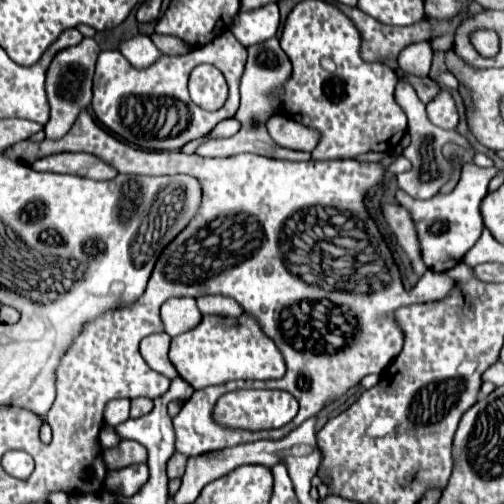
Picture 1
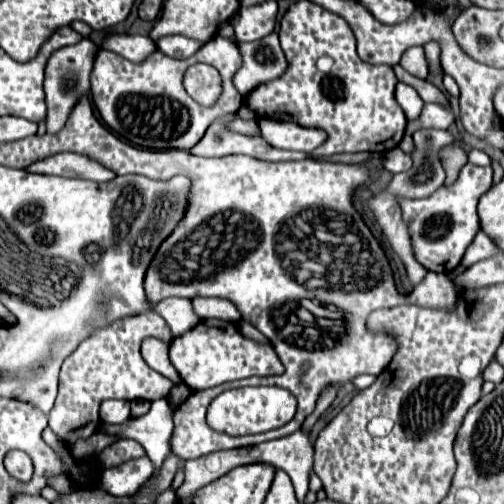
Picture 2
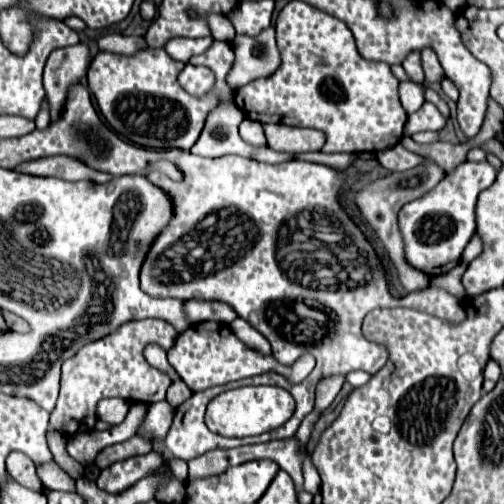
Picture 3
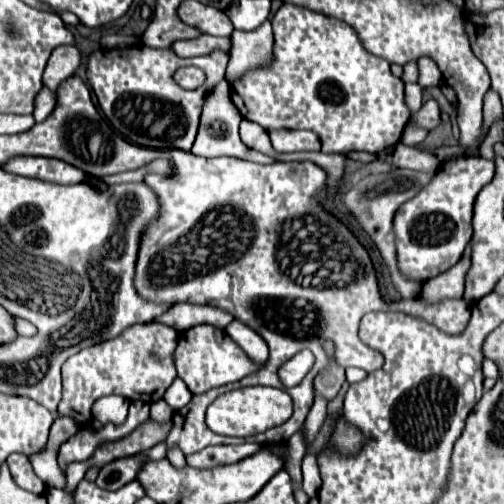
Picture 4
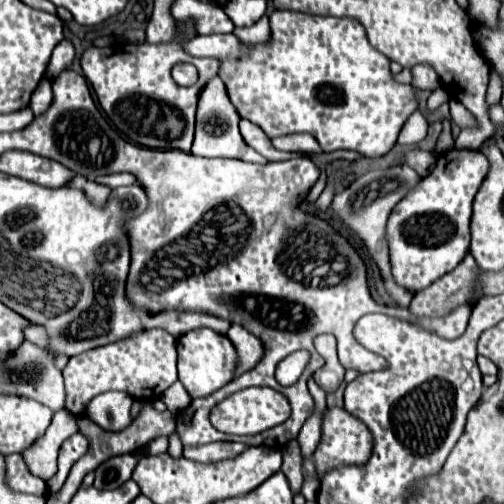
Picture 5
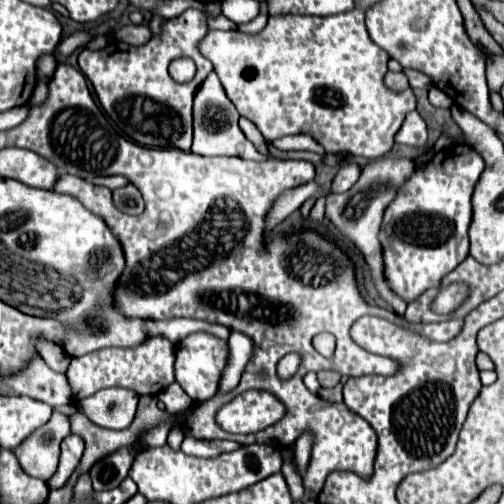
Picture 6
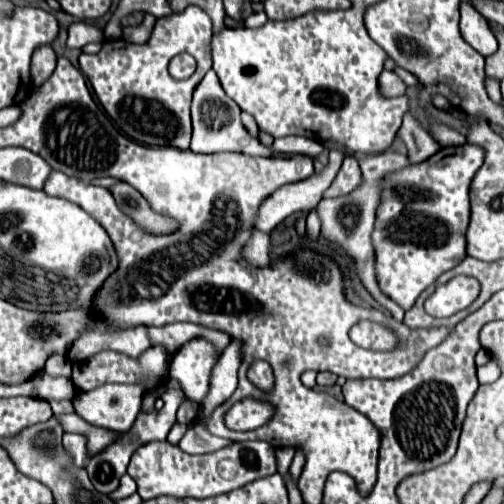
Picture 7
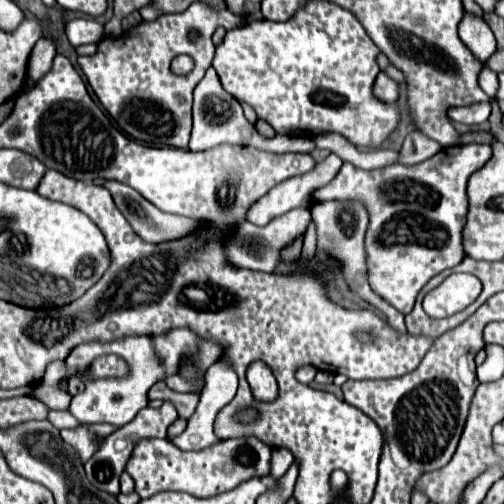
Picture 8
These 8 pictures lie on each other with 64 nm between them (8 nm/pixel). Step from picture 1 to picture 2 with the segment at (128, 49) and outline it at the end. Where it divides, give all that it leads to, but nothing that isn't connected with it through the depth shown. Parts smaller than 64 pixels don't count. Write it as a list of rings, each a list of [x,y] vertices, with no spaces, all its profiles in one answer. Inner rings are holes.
[[[138,34],[136,36],[110,36],[104,40],[102,48],[108,48],[128,58],[130,62],[138,62],[138,64],[156,52],[154,42],[148,36],[138,36]]]

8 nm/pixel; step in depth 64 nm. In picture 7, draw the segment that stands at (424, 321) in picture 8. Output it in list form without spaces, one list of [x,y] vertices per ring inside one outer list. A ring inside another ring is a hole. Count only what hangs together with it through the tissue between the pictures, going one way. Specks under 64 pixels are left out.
[[[432,288],[424,290],[420,294],[420,298],[416,300],[416,304],[406,312],[404,316],[404,324],[410,326],[410,328],[430,328],[430,326],[436,326],[436,318],[432,318],[430,314],[426,314],[424,310],[424,300],[432,294]]]

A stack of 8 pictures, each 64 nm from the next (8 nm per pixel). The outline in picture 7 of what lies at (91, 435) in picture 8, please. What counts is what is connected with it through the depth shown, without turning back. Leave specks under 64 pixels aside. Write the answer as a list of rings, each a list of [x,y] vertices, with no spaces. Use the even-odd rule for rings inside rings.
[[[66,434],[64,436],[64,448],[72,456],[74,466],[84,468],[88,454],[86,454],[86,438],[82,434]]]

